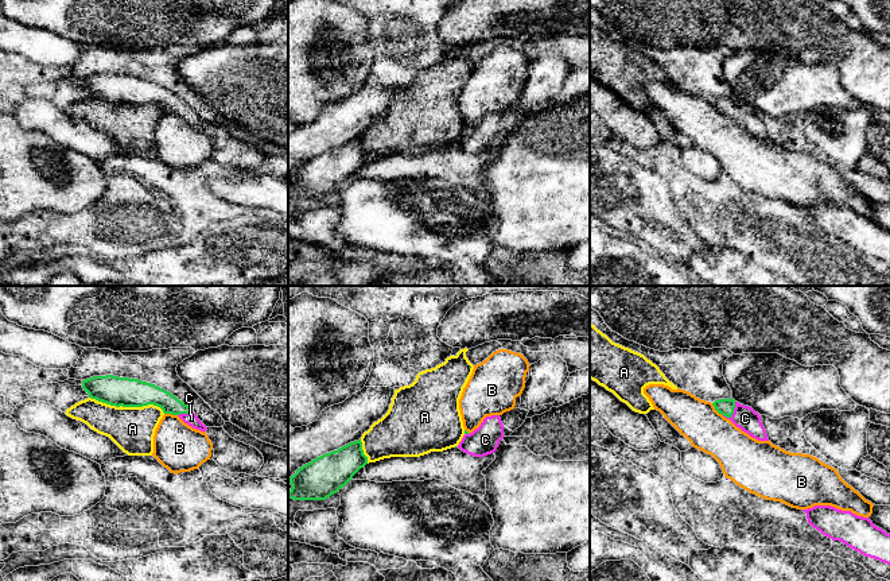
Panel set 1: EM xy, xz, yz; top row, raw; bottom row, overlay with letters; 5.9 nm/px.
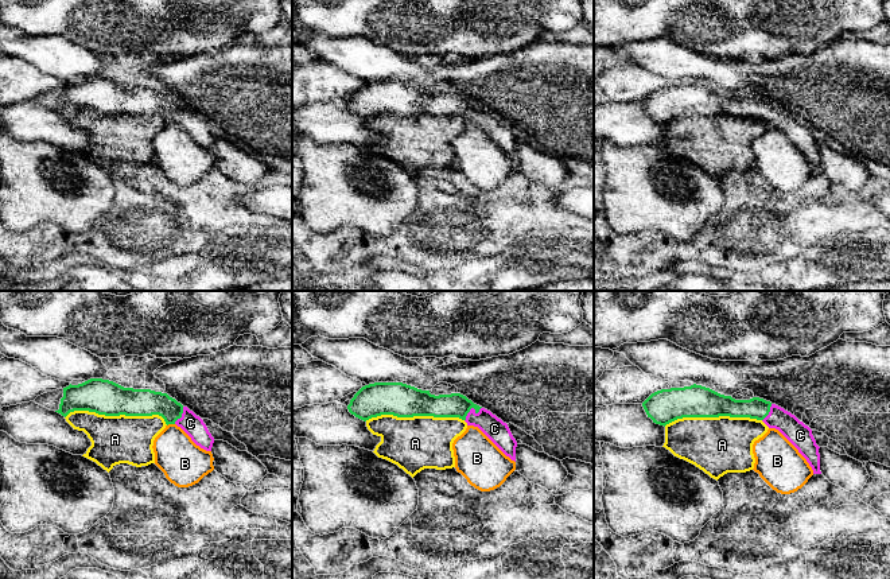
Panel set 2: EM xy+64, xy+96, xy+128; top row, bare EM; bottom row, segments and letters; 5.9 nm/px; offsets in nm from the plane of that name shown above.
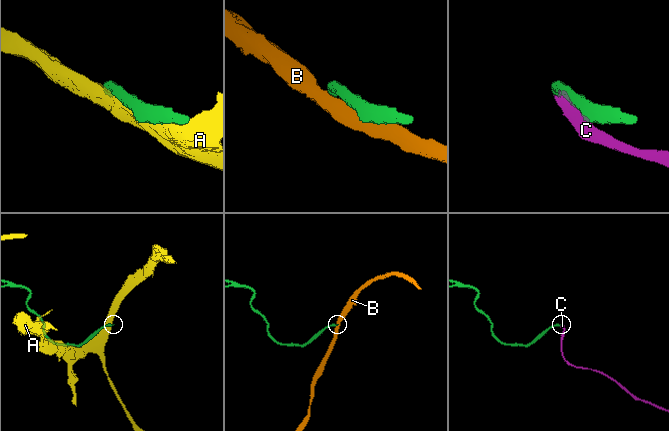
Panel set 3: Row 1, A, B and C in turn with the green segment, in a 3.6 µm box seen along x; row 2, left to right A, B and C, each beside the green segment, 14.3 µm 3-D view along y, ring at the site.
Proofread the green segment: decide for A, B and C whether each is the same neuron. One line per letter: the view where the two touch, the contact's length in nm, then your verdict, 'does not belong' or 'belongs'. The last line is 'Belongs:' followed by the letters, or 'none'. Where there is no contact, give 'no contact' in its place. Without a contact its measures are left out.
A: contact in xy; length 460 nm; does not belong
B: contact in yz; length 100 nm; does not belong
C: contact in yz; length 120 nm; belongs
Belongs: C

